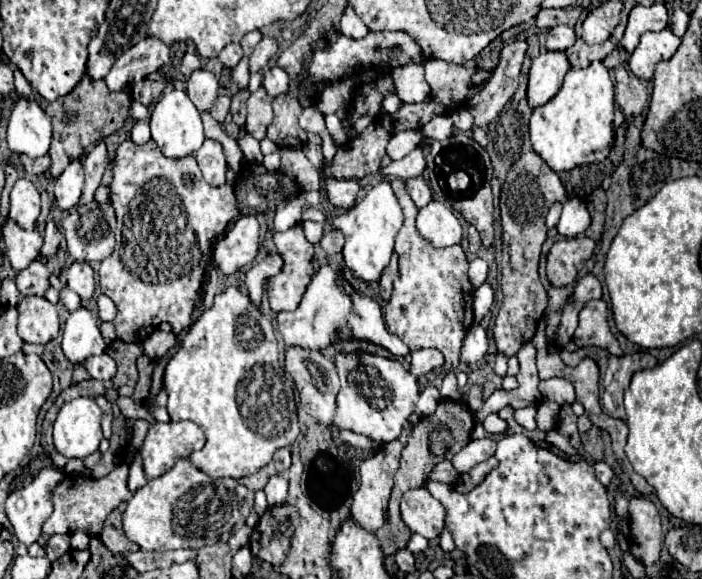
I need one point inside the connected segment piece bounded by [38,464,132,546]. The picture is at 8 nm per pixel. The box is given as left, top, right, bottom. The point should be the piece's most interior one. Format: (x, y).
(80, 503)

